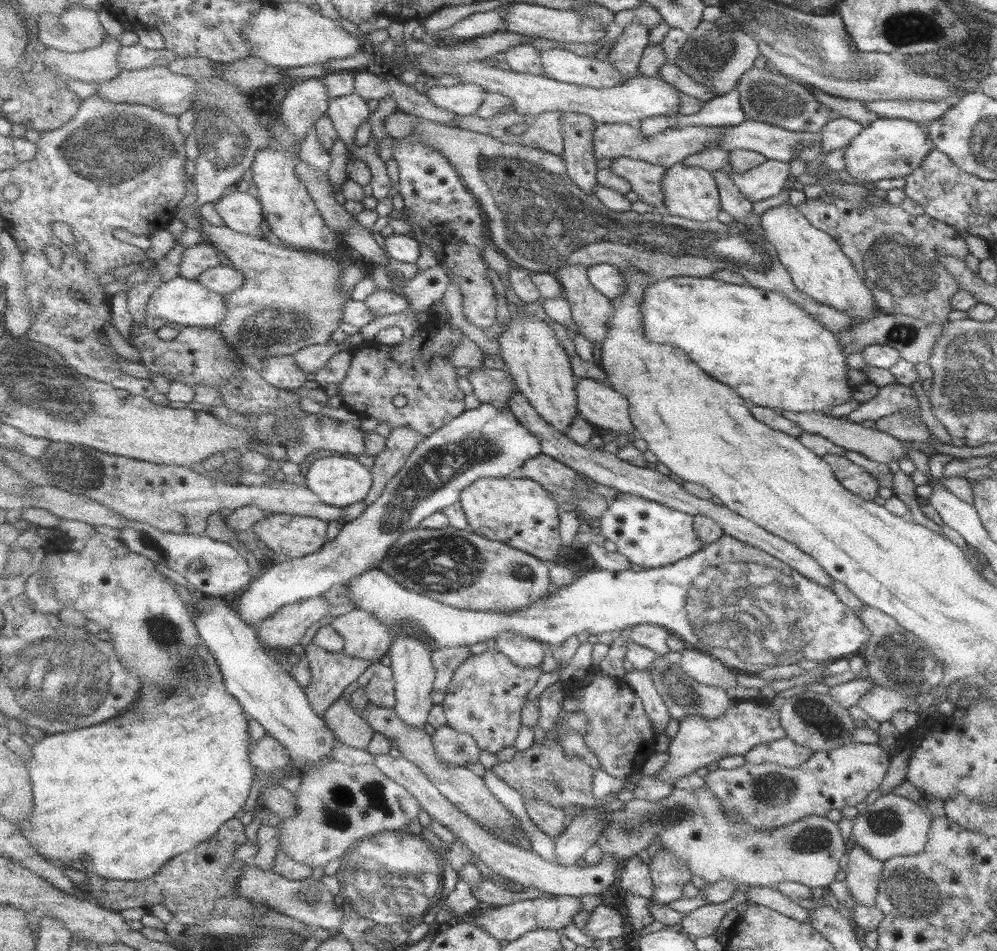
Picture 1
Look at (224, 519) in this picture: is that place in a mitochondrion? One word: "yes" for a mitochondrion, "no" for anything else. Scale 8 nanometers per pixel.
no

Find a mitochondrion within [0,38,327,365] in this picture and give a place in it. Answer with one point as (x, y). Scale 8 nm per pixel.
(112, 149)

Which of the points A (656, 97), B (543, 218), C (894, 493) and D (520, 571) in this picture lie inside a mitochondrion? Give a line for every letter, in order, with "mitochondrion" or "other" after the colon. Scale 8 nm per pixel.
A: other
B: mitochondrion
C: other
D: mitochondrion

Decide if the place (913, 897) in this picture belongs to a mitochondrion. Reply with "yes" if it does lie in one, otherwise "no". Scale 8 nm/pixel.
yes

